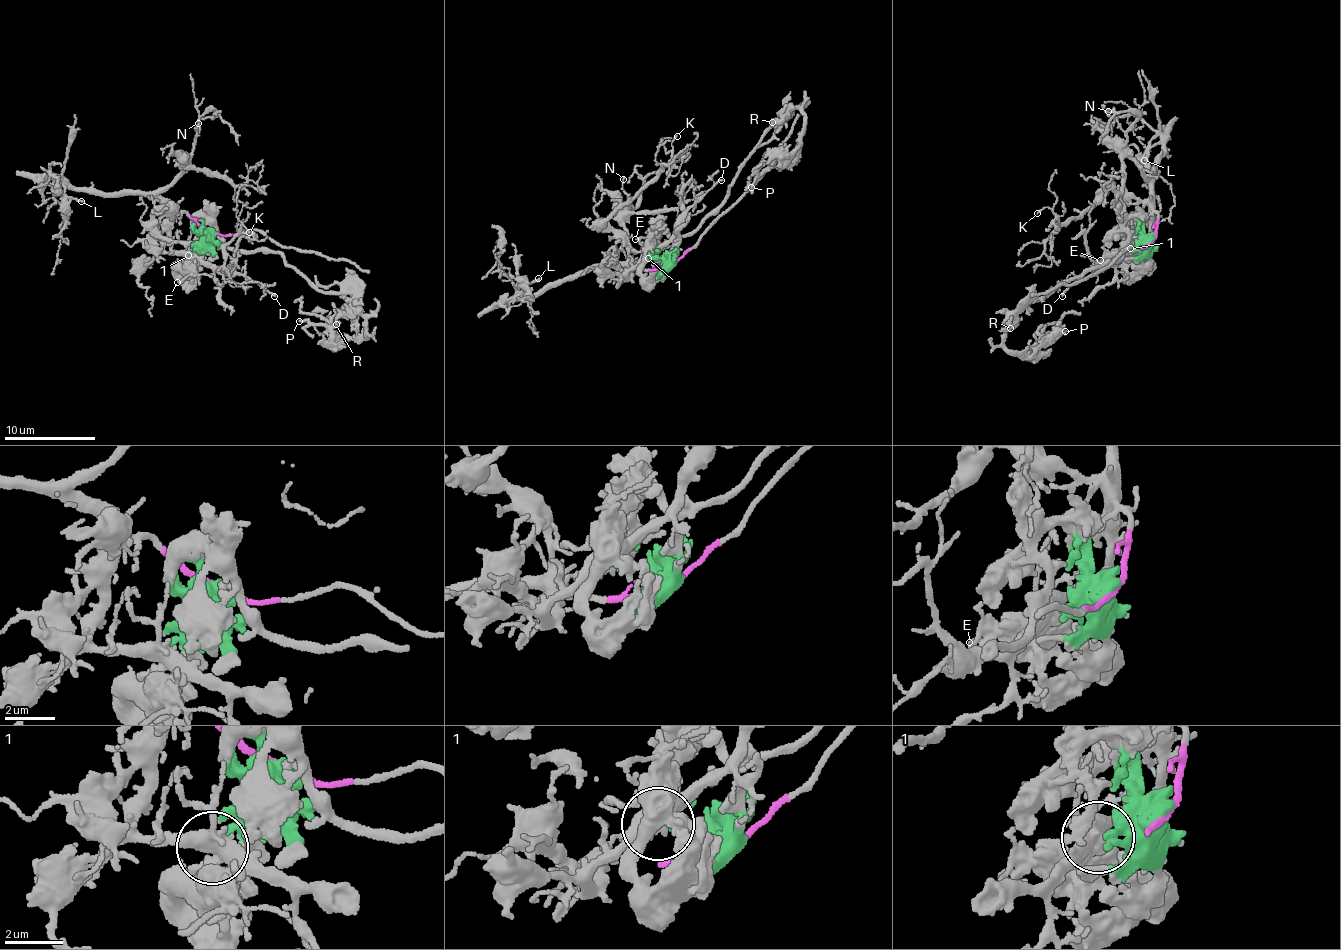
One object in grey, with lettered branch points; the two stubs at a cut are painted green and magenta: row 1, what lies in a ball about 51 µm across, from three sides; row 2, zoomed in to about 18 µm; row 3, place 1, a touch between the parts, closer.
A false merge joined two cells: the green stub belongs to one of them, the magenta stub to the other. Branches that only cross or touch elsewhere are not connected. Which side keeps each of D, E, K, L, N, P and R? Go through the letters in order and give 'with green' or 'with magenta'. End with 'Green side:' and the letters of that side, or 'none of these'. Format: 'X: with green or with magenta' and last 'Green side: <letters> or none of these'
D: with magenta
E: with green
K: with magenta
L: with magenta
N: with magenta
P: with green
R: with green
Green side: E, P, R

